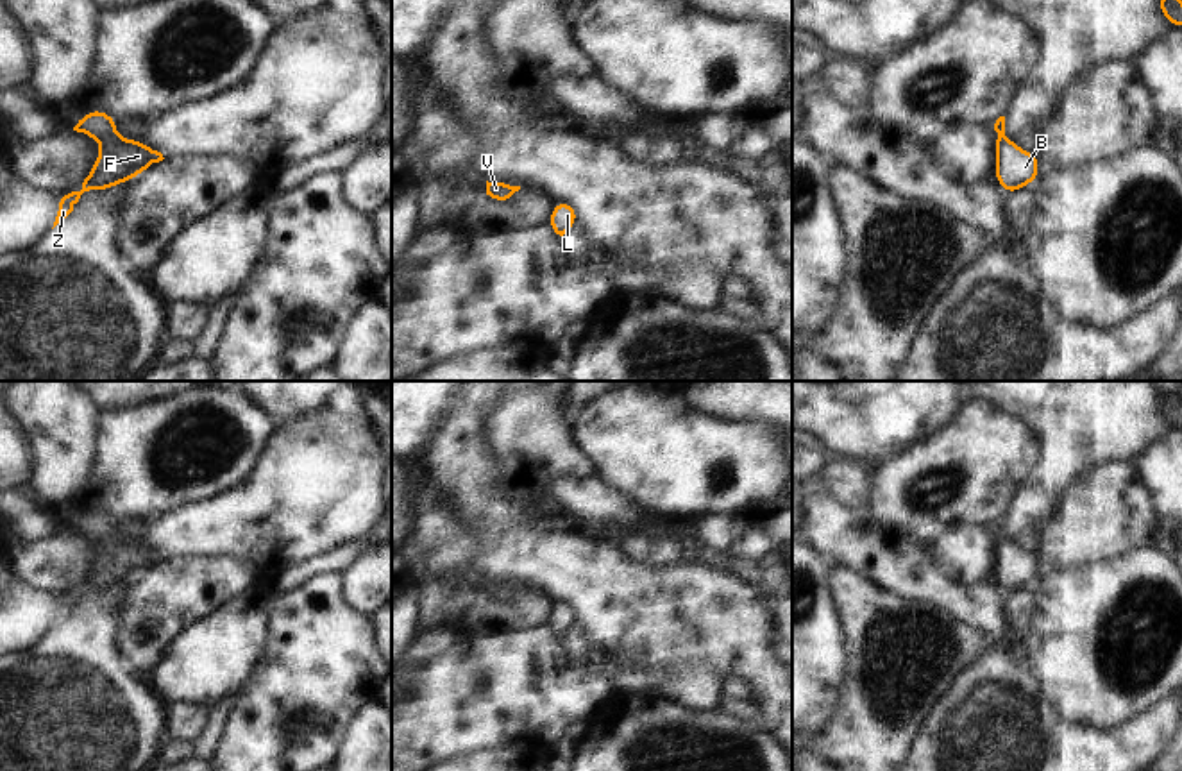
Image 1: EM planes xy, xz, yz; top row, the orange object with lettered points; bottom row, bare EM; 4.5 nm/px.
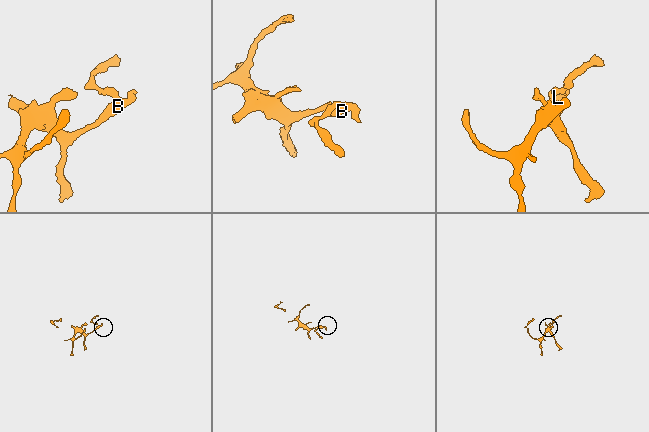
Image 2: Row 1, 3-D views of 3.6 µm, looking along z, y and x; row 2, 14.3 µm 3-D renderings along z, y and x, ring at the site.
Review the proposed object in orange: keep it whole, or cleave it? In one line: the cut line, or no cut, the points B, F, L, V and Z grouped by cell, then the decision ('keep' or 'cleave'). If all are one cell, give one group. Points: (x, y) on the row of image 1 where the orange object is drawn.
cut none; groups B F L V Z; keep

